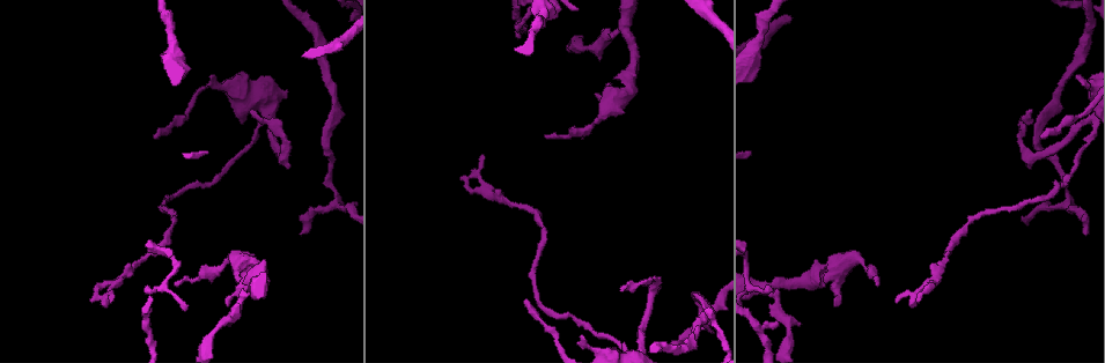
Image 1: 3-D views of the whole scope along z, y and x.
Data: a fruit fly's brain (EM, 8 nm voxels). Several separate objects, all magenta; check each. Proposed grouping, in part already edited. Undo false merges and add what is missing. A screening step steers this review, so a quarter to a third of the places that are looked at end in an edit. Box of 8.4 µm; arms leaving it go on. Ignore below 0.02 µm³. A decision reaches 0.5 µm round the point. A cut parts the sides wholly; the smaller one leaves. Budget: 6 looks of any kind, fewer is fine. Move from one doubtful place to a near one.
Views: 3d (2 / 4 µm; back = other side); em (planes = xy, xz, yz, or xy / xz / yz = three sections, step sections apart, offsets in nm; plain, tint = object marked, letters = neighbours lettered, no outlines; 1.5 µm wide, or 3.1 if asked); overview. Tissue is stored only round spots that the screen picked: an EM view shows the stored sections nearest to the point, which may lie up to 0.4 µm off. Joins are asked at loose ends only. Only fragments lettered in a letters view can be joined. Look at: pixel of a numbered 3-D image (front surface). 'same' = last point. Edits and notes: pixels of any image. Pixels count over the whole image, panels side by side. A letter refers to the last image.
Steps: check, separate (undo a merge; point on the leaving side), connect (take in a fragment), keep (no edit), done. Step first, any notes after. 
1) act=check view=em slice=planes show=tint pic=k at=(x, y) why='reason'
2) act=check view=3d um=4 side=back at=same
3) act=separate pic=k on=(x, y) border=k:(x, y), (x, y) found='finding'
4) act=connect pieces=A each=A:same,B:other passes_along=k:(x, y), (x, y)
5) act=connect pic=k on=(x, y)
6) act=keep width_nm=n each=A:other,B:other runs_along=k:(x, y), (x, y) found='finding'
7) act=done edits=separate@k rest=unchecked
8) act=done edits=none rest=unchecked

act=check view=3d um=4 pic=1 at=(706, 326) why='abrupt turn'

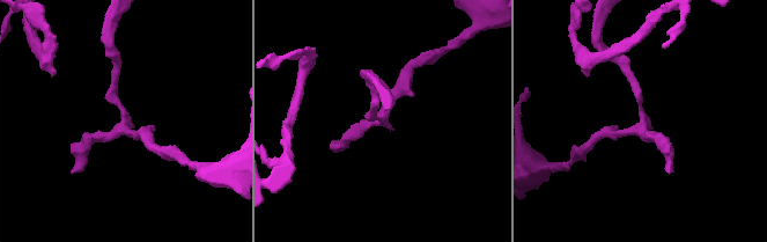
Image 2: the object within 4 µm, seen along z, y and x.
act=check view=em slice=xy step=8 show=tint pic=2 at=(382, 122) why='shape alone is not enough'

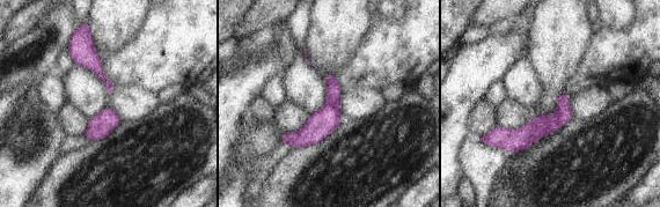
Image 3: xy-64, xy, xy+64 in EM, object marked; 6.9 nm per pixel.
act=check view=em slice=planes show=letters at=same

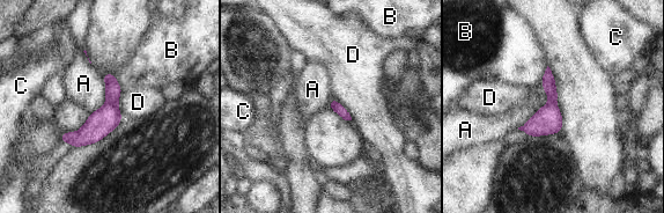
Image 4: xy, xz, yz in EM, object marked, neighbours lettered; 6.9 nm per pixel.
act=separate pic=4 on=(102, 122) width_nm=70 each=A:other,B:other,C:other,D:other border=4:(107, 101), (119, 112) found='two neurons meet here'

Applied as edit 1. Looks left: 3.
act=check view=em slice=planes show=letters pic=1 at=(547, 134) why='tapers out'

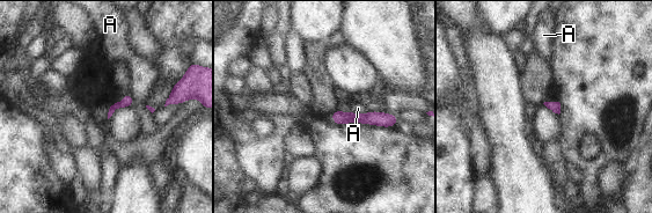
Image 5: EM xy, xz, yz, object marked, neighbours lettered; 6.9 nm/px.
act=keep each=A:other runs_along=5:(335, 114), (394, 117) found='no lettered fragment goes on from it'

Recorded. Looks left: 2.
act=done edits=separate@4 rest=unchecked

